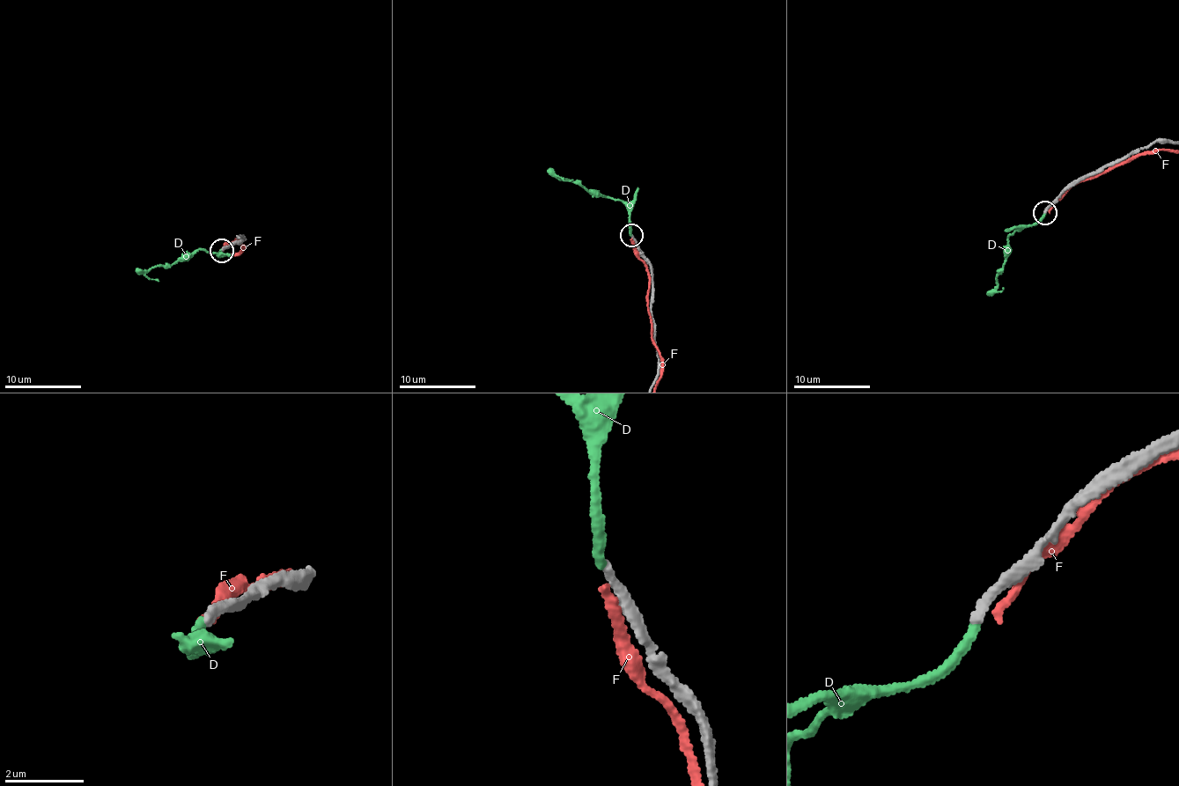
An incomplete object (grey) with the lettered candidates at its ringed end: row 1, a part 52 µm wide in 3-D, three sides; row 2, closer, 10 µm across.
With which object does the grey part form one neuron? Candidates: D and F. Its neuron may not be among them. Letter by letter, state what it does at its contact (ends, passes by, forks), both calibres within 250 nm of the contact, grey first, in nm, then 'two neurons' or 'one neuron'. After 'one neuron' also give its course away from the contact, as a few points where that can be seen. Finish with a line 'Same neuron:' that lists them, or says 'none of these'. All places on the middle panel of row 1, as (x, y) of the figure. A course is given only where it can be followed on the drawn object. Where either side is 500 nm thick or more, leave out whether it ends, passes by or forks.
D: it ends; calibres 240 and 200 nm; two neurons
F: it ends; calibres 260 and 300 nm; two neurons
Same neuron: none of these

